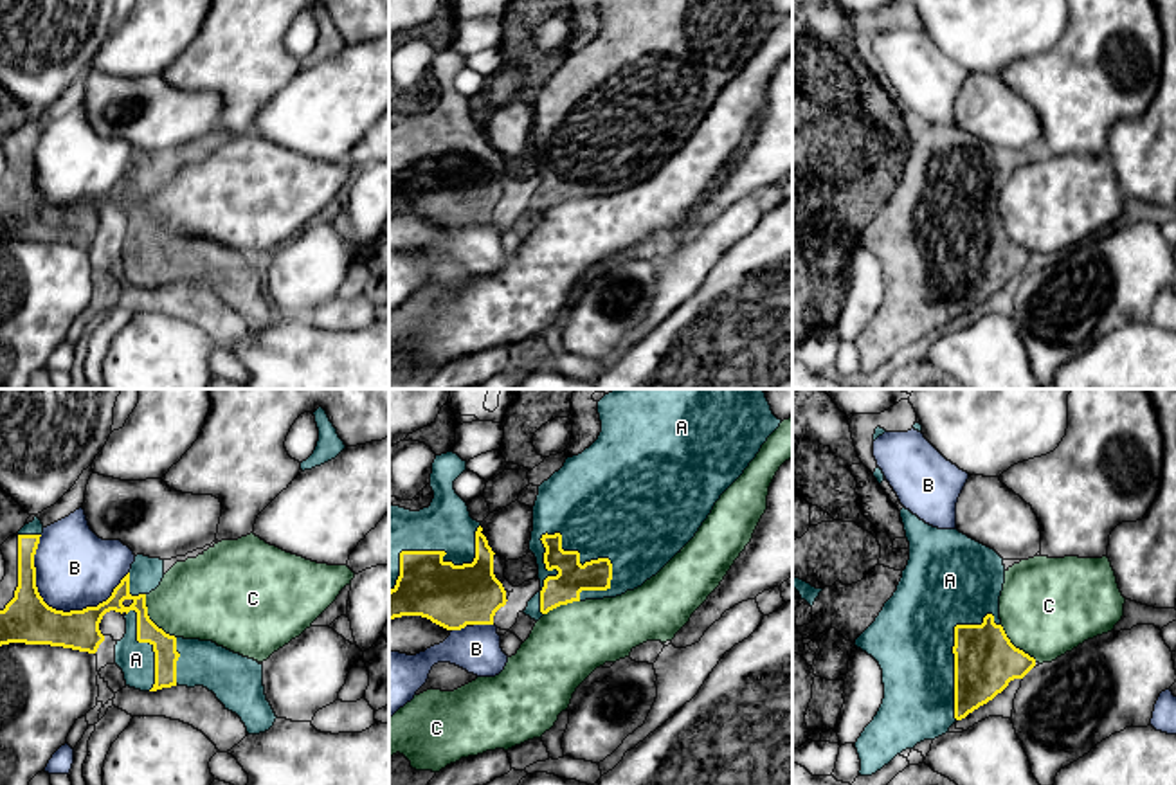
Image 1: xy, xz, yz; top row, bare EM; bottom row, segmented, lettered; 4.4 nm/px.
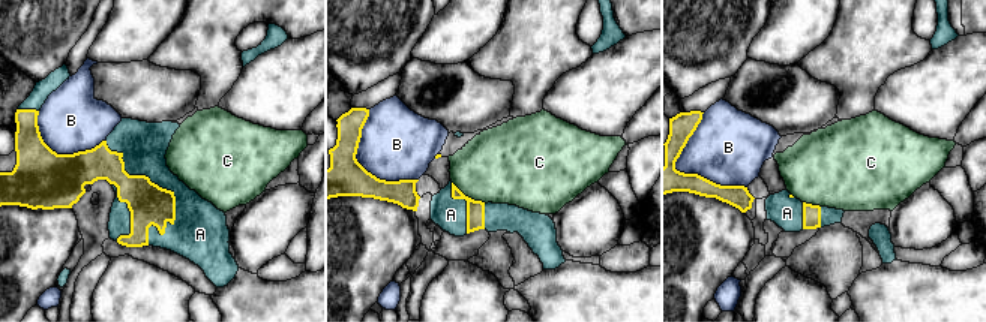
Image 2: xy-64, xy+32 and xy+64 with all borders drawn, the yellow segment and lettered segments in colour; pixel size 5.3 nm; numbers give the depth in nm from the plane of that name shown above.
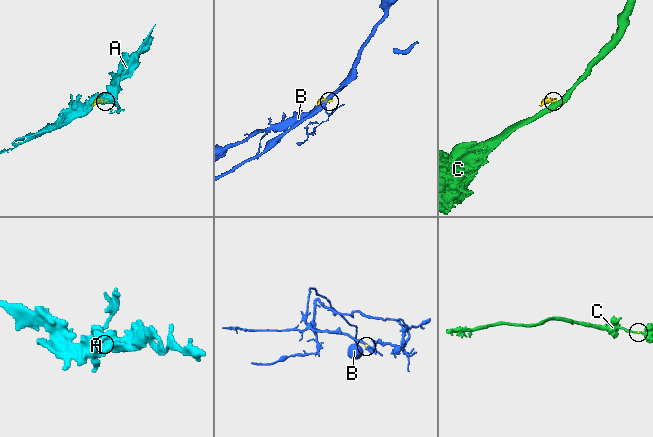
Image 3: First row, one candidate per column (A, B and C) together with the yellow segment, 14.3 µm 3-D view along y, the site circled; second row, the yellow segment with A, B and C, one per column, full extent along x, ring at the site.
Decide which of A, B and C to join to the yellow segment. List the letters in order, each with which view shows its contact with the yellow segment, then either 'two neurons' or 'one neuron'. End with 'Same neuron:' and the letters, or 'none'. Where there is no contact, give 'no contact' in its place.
A: xz | one neuron
B: xy | two neurons
C: xy | two neurons
Same neuron: A

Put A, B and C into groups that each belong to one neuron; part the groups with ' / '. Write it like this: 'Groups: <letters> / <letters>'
Groups: A / B / C

